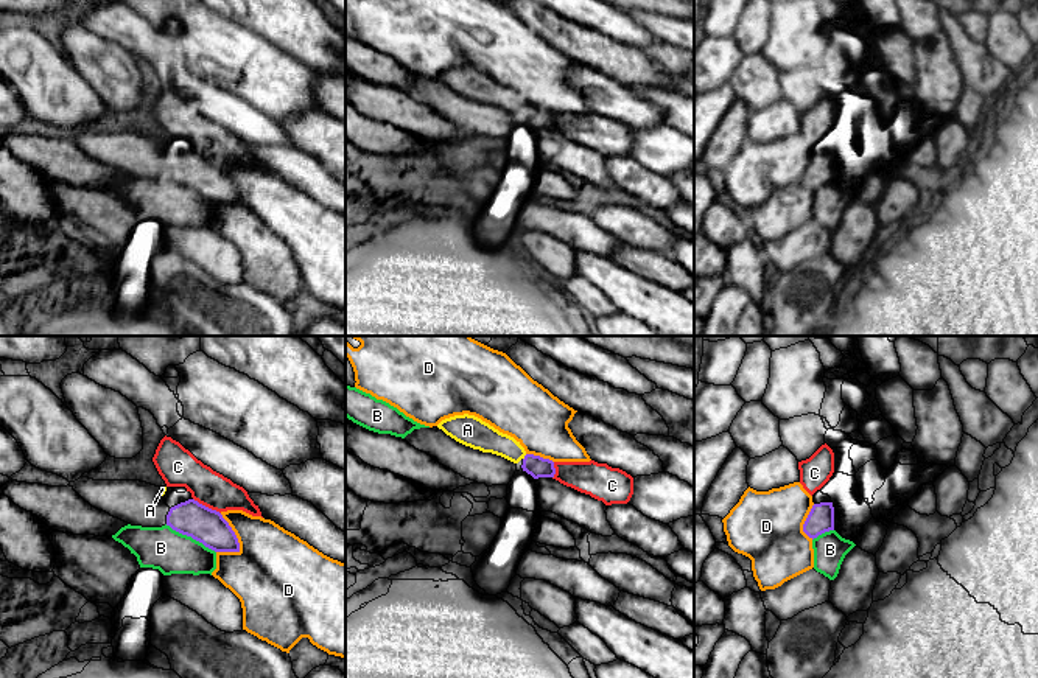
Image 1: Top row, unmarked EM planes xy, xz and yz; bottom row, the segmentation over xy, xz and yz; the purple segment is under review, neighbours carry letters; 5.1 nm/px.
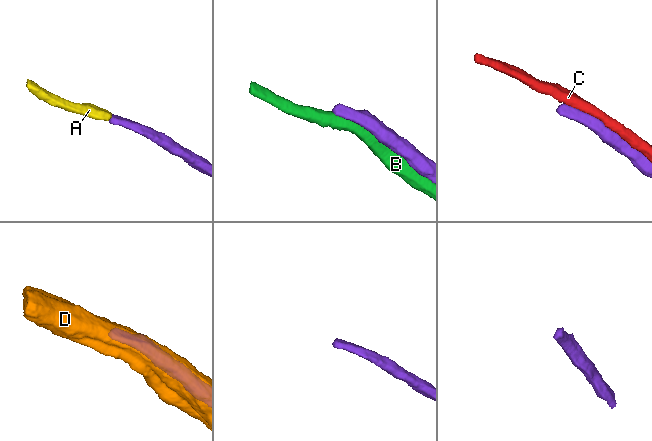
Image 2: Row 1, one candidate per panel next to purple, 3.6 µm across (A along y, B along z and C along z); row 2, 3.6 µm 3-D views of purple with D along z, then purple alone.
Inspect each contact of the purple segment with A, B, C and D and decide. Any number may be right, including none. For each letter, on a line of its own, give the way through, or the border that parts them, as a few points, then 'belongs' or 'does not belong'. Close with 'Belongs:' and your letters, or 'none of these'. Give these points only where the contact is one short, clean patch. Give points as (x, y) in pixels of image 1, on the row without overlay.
A: way xz (537, 118), (525, 109), (484, 89); belongs
B: does not belong
C: does not belong
D: does not belong
Belongs: A

